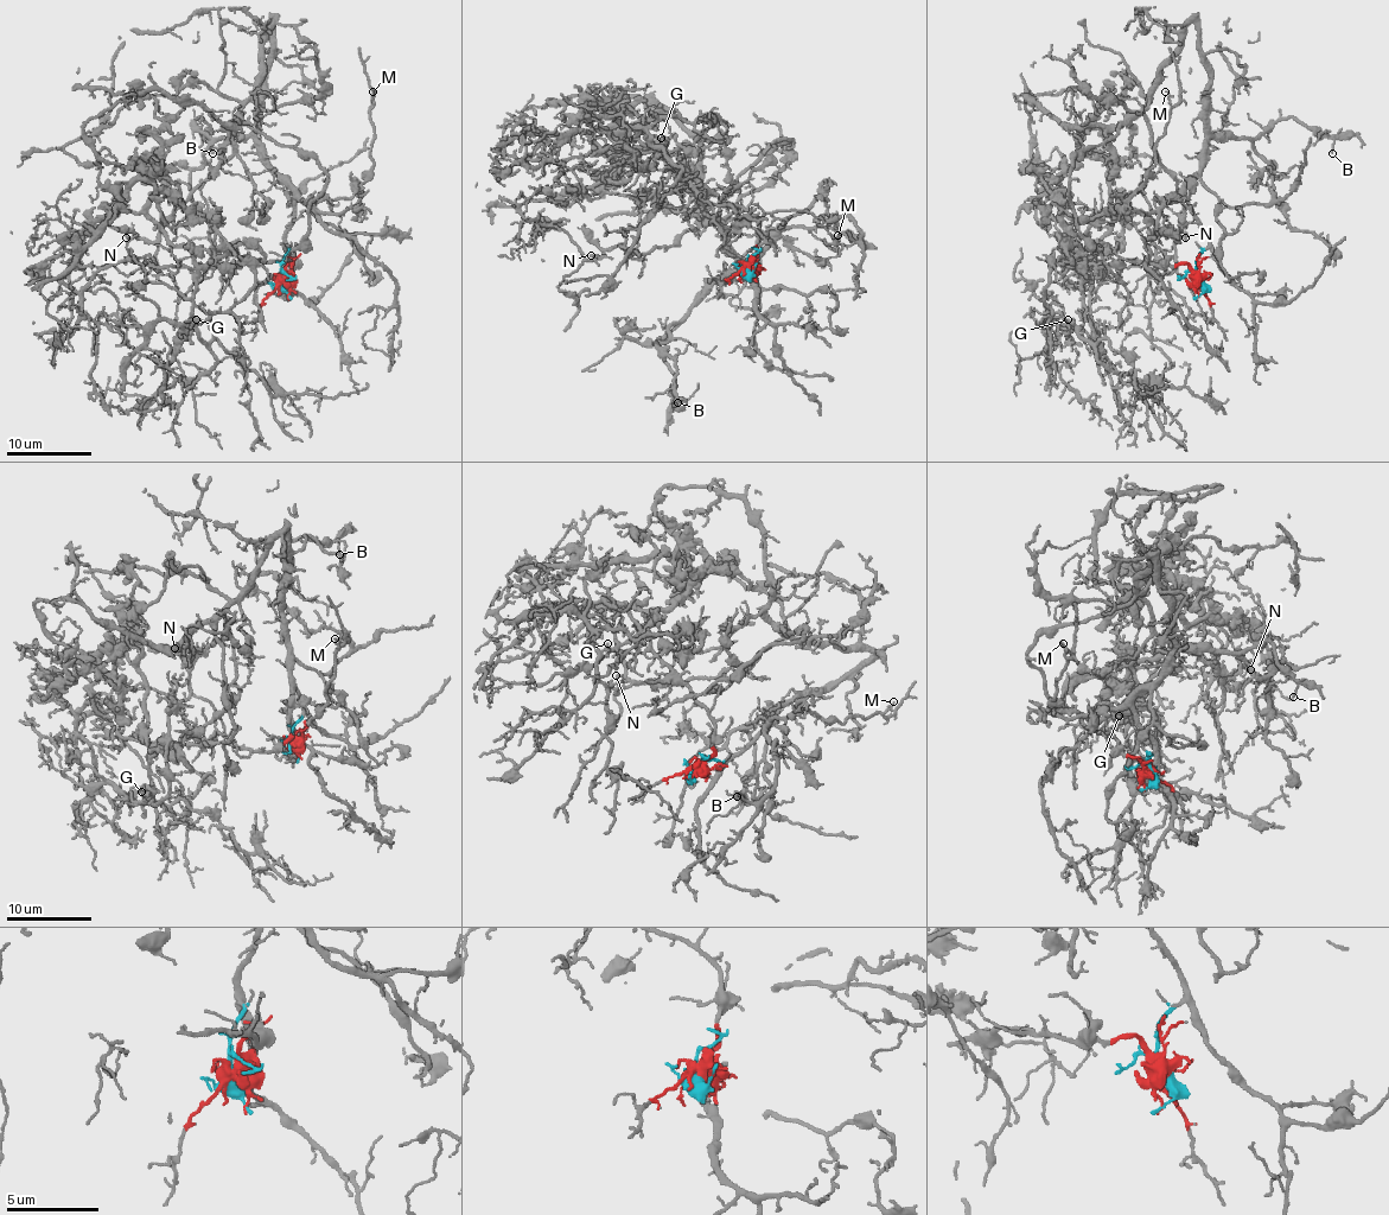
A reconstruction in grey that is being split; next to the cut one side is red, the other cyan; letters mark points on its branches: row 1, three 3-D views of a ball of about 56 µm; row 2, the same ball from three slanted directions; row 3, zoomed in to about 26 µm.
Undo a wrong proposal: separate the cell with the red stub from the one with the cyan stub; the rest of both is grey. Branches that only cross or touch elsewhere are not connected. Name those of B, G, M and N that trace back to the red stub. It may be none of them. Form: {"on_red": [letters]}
{"on_red": ["G"]}

